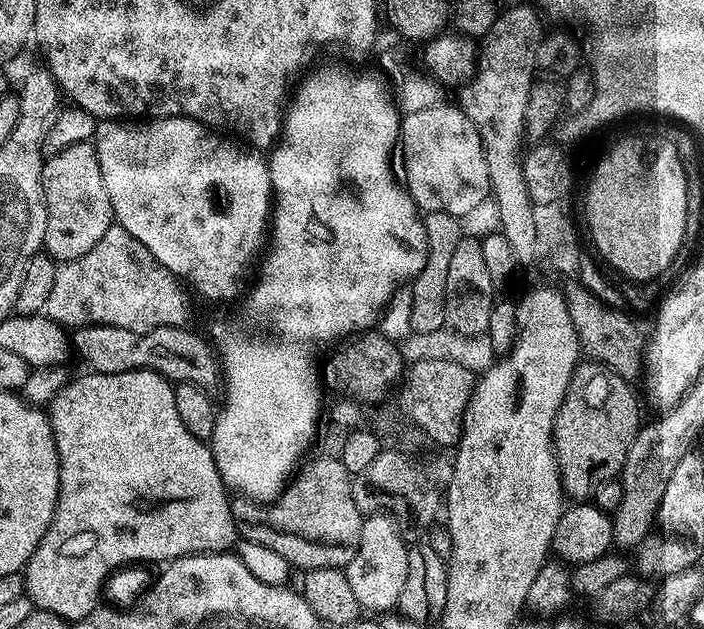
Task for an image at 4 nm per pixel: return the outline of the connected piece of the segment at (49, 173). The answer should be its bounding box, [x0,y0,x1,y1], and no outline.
[42,143,114,262]

